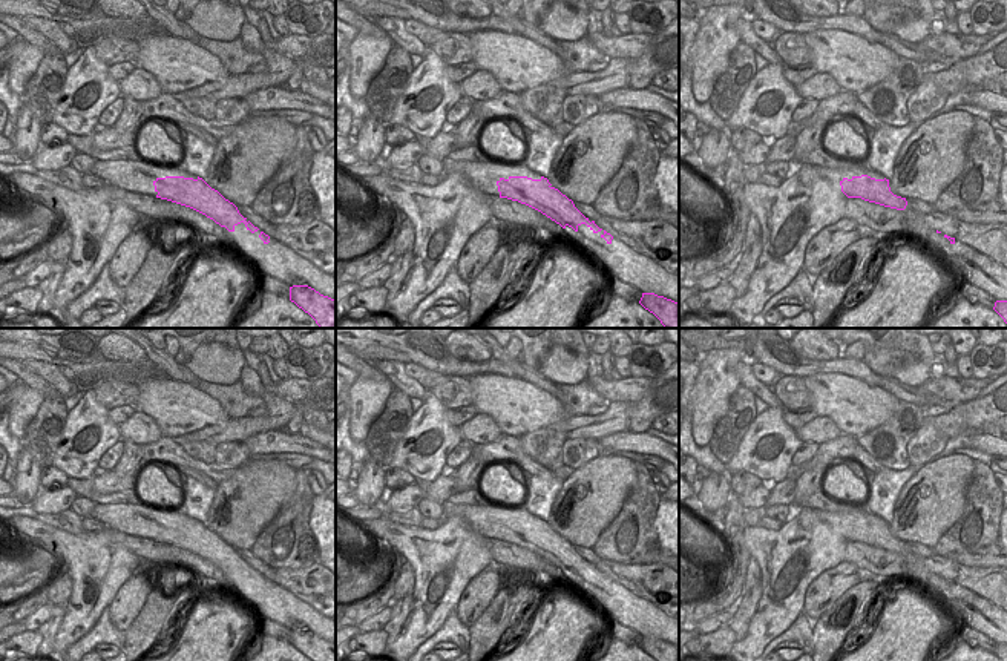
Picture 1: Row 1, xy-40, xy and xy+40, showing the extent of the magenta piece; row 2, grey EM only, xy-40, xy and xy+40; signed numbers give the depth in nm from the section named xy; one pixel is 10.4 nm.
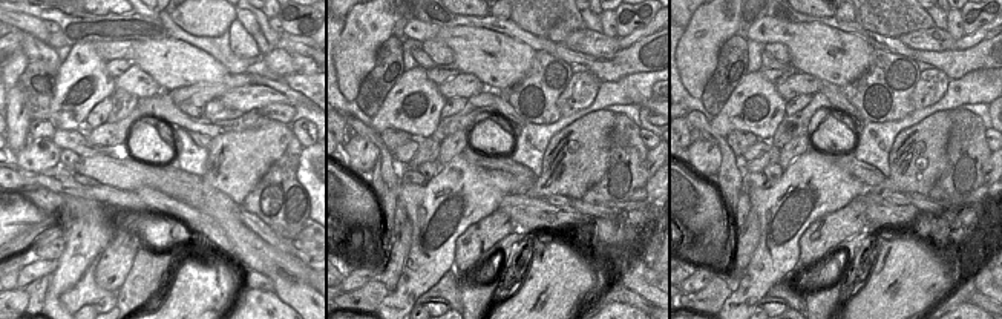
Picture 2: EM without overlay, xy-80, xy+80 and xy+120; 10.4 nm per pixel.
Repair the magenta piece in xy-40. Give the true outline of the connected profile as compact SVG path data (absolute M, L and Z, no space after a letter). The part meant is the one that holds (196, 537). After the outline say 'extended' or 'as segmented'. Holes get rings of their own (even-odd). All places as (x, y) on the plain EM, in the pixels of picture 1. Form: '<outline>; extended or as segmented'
M166 520L153 525L156 541L167 543L185 551L190 551L207 561L213 563L228 575L241 566L245 567L251 577L259 572L250 564L247 566L238 551L225 543L218 534L212 532L202 521Z; as segmented

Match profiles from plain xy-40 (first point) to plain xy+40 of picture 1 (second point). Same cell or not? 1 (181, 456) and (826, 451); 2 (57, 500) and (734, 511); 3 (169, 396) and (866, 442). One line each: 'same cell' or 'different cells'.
1: same cell
2: different cells
3: different cells

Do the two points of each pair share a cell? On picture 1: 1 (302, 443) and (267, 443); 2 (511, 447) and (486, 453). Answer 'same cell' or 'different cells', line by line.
1: same cell
2: same cell

